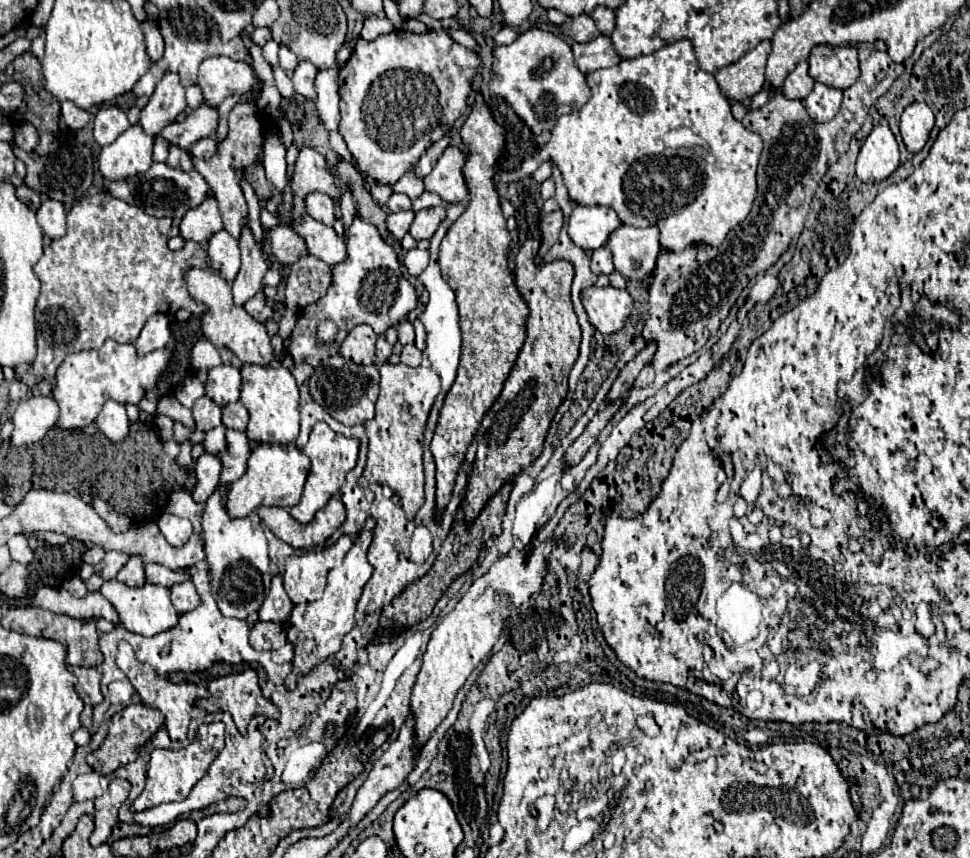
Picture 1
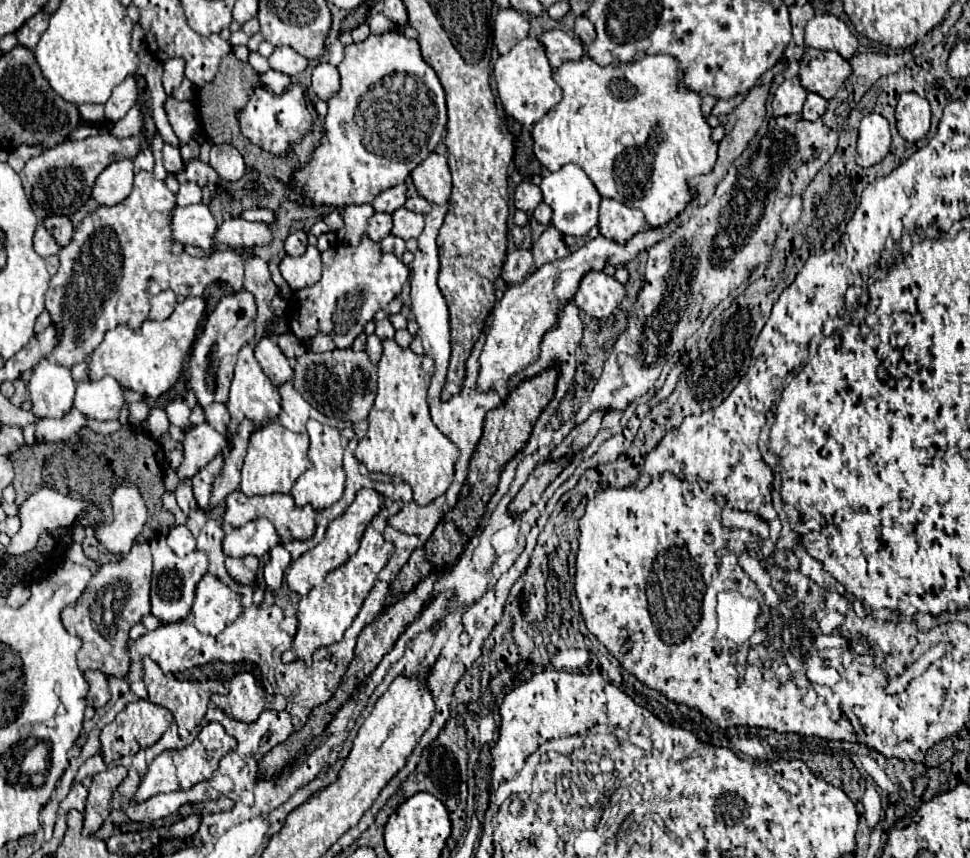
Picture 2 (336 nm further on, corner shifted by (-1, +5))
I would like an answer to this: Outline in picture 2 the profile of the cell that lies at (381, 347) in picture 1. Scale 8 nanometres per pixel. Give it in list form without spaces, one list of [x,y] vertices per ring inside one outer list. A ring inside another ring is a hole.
[[[388,318],[376,322],[376,336],[378,336],[380,340],[384,340],[384,338],[394,338],[394,326],[390,324]]]

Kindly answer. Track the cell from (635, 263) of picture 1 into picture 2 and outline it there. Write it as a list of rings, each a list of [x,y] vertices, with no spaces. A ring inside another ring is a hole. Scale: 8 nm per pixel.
[[[602,198],[600,204],[600,234],[618,244],[626,244],[638,232],[646,232],[650,226],[638,208],[630,208],[618,200]]]

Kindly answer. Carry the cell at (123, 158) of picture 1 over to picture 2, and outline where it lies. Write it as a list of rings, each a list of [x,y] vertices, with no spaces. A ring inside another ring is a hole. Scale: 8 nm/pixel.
[[[124,158],[124,160],[112,162],[98,176],[92,196],[98,204],[112,206],[122,202],[132,192],[132,184],[134,184],[134,160]]]

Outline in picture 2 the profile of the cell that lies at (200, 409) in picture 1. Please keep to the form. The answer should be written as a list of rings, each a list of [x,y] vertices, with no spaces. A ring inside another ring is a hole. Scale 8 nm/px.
[[[202,422],[186,432],[184,462],[178,468],[180,478],[192,478],[206,462],[210,462],[226,444],[226,436],[216,432],[208,422]]]

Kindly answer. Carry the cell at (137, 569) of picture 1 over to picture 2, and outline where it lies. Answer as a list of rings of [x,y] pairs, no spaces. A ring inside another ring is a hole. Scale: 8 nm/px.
[[[138,542],[118,562],[100,566],[92,576],[88,588],[74,604],[62,610],[62,624],[70,634],[82,638],[82,650],[78,652],[80,670],[102,670],[106,676],[126,676],[128,632],[142,616],[150,614],[150,578],[152,578],[152,554],[148,542]]]

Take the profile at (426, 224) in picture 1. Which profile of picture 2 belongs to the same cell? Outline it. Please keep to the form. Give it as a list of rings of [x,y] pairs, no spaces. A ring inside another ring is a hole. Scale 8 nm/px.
[[[398,208],[394,214],[394,228],[392,234],[400,236],[402,240],[410,240],[410,238],[418,238],[424,230],[424,216],[418,212],[412,212],[408,208]]]

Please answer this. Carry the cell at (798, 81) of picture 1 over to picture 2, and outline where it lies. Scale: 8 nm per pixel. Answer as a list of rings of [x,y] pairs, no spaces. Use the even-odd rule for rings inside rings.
[[[798,76],[788,78],[774,92],[774,100],[772,100],[774,114],[778,114],[778,116],[800,114],[804,100],[806,100],[806,90],[802,88],[800,78]]]

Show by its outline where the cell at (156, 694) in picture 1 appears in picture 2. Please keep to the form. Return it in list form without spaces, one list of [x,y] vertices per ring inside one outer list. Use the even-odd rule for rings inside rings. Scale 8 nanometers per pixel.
[[[142,658],[142,666],[144,666],[144,684],[148,688],[148,698],[150,702],[158,704],[158,706],[164,706],[172,712],[176,724],[178,724],[178,734],[182,740],[186,740],[190,736],[190,732],[202,722],[204,714],[206,714],[206,706],[208,706],[208,700],[212,694],[227,694],[223,683],[219,680],[208,680],[205,682],[180,682],[175,677],[166,678],[164,672],[160,670],[160,666],[156,662],[152,662],[150,658]]]

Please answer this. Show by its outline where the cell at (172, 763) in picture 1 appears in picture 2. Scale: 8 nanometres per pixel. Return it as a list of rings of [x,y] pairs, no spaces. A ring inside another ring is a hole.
[[[208,722],[200,734],[196,736],[196,740],[182,748],[182,750],[166,750],[162,754],[158,754],[152,764],[148,766],[148,772],[146,776],[142,778],[136,794],[134,794],[134,802],[144,802],[156,794],[164,794],[164,792],[176,792],[176,790],[188,790],[192,788],[194,784],[198,782],[204,782],[208,780],[216,768],[218,768],[218,762],[224,754],[232,752],[236,748],[236,740],[232,736],[226,734],[224,726],[218,724],[218,722]]]

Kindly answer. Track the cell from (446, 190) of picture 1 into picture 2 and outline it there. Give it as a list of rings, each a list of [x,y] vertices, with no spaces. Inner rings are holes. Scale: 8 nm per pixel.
[[[432,152],[422,164],[412,170],[412,180],[422,198],[432,204],[444,206],[452,194],[452,178],[448,158]]]

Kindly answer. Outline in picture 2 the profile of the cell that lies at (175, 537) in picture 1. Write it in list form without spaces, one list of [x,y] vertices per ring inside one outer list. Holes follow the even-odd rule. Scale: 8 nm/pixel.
[[[176,526],[168,536],[168,546],[174,550],[176,556],[186,556],[188,552],[192,552],[196,548],[196,538],[192,536],[192,532],[186,526]]]

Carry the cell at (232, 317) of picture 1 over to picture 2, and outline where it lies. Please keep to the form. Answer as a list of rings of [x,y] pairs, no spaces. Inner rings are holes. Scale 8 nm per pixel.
[[[264,336],[258,344],[254,344],[254,354],[260,368],[274,382],[274,386],[282,386],[292,378],[292,366],[278,348],[274,336]]]

